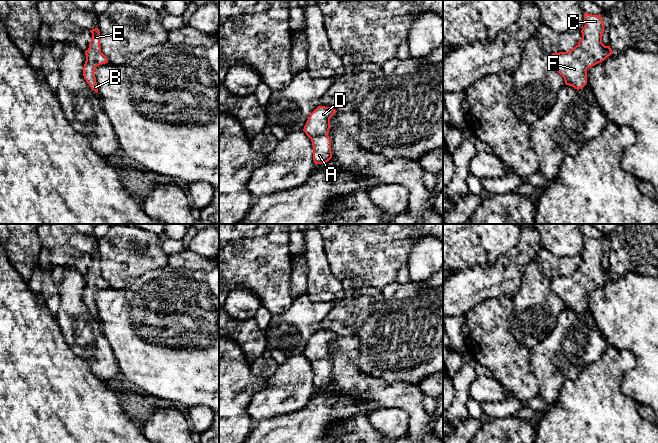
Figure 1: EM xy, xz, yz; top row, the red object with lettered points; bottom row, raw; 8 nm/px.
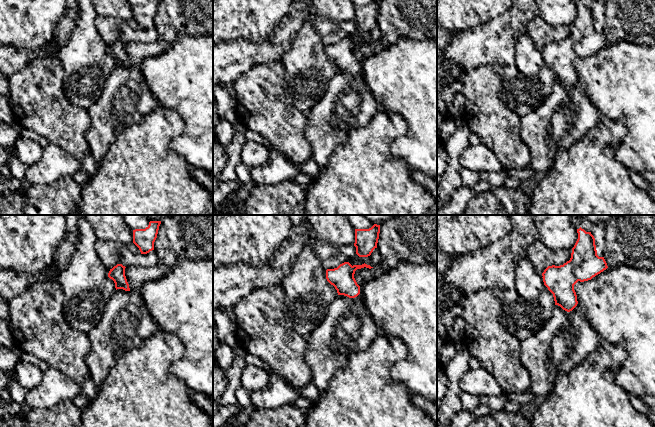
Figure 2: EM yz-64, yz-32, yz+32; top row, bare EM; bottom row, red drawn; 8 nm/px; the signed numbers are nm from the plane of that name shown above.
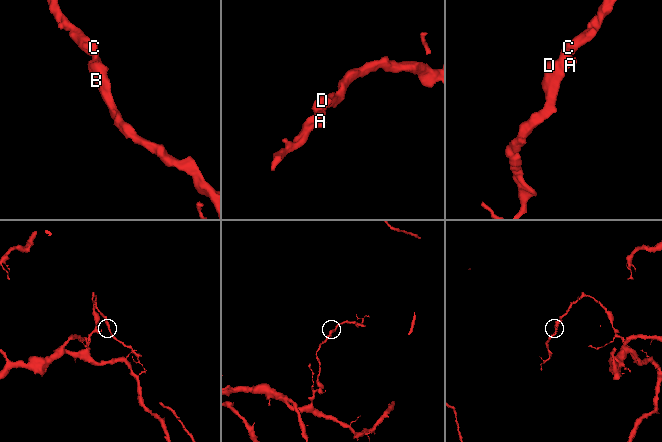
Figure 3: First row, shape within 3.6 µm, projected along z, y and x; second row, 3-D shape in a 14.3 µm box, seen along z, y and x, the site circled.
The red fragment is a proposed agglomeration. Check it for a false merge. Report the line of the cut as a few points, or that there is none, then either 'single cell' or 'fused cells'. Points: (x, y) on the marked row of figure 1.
cut none; single cell

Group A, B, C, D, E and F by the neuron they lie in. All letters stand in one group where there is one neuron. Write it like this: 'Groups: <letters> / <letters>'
Groups: A B C D E F

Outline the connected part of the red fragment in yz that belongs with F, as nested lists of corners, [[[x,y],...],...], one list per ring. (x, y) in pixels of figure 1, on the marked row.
[[[584,13],[582,39],[568,52],[552,53],[552,66],[564,78],[565,84],[579,90],[587,84],[587,69],[613,54],[602,43],[604,25],[601,15]]]

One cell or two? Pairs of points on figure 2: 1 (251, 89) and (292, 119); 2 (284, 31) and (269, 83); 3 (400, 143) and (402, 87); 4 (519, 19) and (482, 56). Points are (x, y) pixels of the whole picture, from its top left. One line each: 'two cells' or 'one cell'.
1: one cell
2: two cells
3: one cell
4: one cell

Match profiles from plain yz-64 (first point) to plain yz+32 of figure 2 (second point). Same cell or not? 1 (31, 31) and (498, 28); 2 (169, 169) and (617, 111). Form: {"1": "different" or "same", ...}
{"1": "different", "2": "different"}

